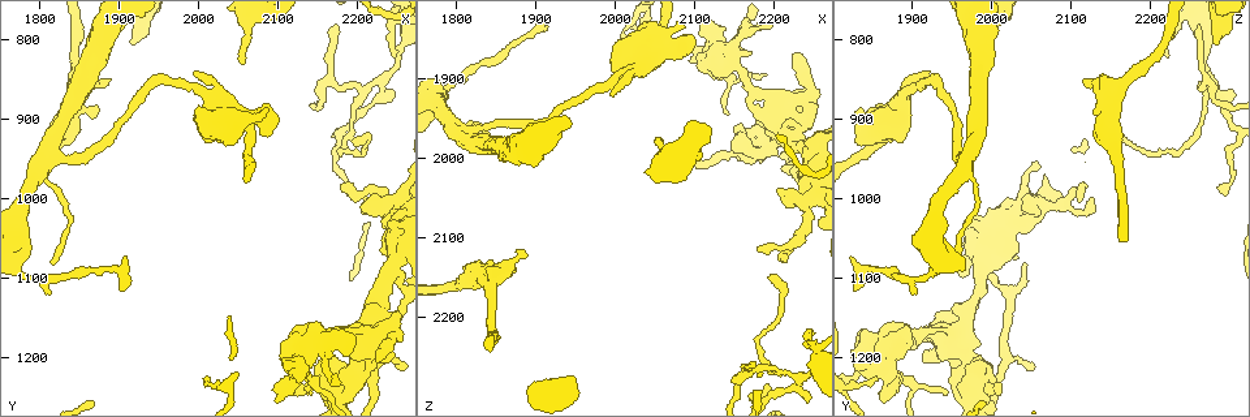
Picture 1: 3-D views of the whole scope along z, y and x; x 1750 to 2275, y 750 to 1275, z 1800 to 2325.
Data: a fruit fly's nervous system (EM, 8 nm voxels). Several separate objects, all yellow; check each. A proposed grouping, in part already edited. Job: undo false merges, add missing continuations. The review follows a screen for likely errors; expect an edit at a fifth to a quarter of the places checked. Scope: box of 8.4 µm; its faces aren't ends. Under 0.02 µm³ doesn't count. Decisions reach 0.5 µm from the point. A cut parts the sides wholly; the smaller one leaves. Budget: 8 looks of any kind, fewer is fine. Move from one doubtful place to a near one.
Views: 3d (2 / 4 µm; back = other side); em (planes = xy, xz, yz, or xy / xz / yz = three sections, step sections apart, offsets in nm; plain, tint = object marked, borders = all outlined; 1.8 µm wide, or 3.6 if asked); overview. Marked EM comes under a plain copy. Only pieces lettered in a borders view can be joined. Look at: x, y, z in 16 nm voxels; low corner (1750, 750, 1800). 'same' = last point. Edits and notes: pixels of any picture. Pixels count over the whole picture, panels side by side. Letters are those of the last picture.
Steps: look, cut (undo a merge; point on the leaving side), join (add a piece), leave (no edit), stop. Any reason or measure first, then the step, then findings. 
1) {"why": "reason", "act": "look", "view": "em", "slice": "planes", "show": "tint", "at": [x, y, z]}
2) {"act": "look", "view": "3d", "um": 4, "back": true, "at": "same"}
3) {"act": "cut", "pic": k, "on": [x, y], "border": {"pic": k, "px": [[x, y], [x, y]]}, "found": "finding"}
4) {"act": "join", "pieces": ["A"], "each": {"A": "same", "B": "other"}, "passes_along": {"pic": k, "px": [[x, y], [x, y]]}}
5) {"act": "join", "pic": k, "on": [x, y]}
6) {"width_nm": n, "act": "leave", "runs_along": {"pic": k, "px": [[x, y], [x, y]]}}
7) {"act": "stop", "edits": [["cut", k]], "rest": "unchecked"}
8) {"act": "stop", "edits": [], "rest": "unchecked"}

{"why": "three arms meet", "act": "look", "view": "3d", "um": 4, "at": [1820, 950, 1965]}

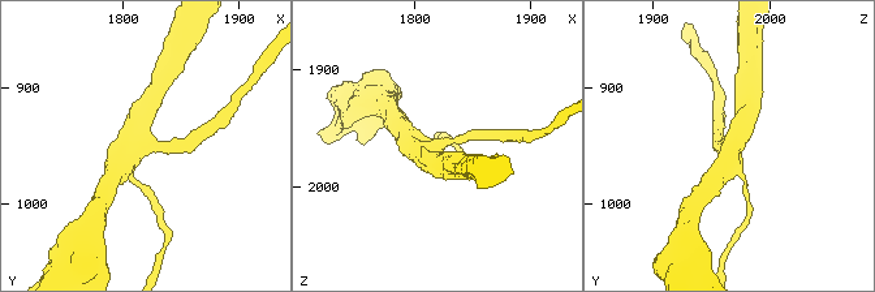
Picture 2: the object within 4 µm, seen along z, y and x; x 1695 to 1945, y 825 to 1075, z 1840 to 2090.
{"act": "look", "view": "em", "slice": "xz", "step": 8, "show": "tint", "at": [1818, 948, 1964]}

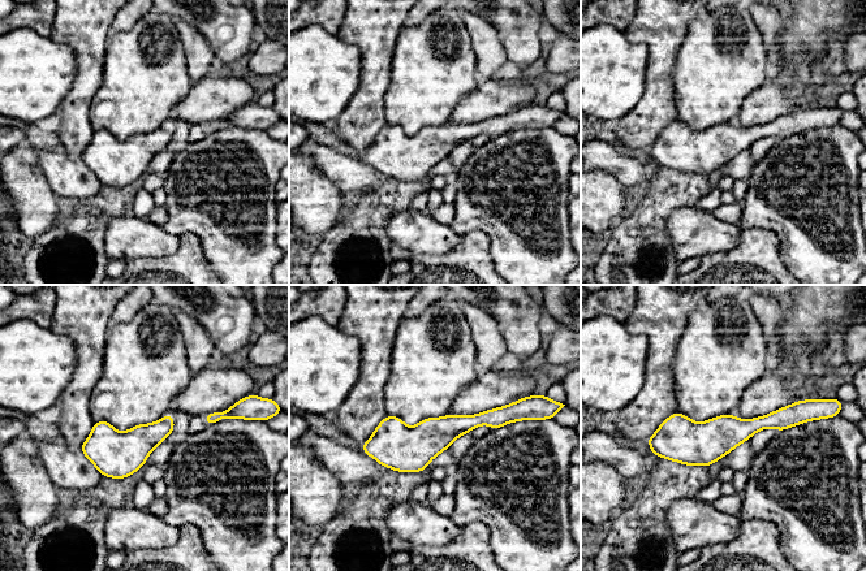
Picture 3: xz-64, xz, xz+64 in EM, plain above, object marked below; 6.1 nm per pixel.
{"why": "cut it another way", "act": "look", "view": "em", "slice": "planes", "show": "borders", "at": "same"}

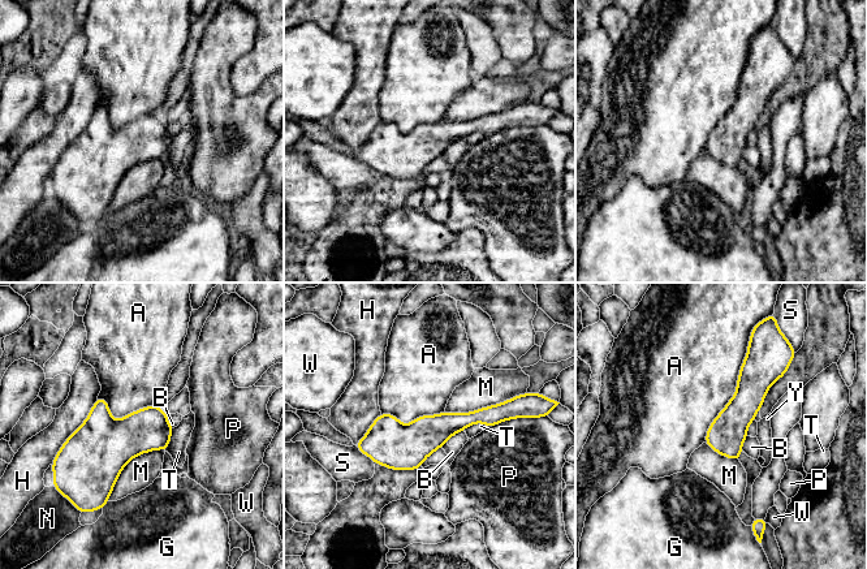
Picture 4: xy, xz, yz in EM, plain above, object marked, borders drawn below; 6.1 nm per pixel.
{"act": "leave", "each": {"A": "other", "B": "other", "G": "other", "H": "other", "M": "other", "N": "other", "P": "other", "S": "other", "T": "other", "W": "other", "Y": "other"}, "border": {"pic": 4, "px": [[749, 343], [737, 389], [703, 442]]}, "found": "one neuron here"}

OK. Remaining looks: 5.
{"why": "an open end", "act": "look", "view": "3d", "um": 2, "at": [2055, 830, 1980]}

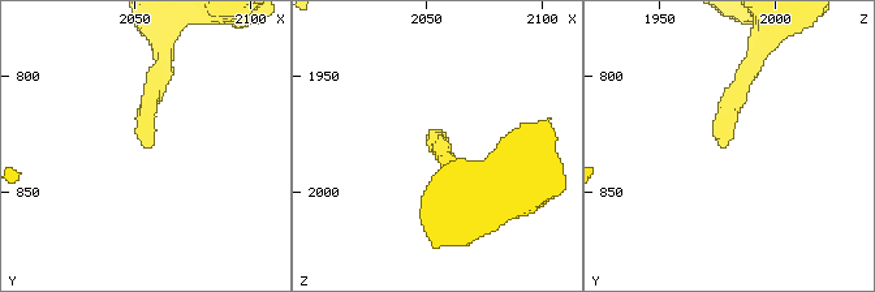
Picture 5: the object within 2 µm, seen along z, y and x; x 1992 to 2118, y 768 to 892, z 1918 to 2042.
{"act": "look", "view": "em", "slice": "planes", "show": "borders", "at": [2057, 830, 1976]}

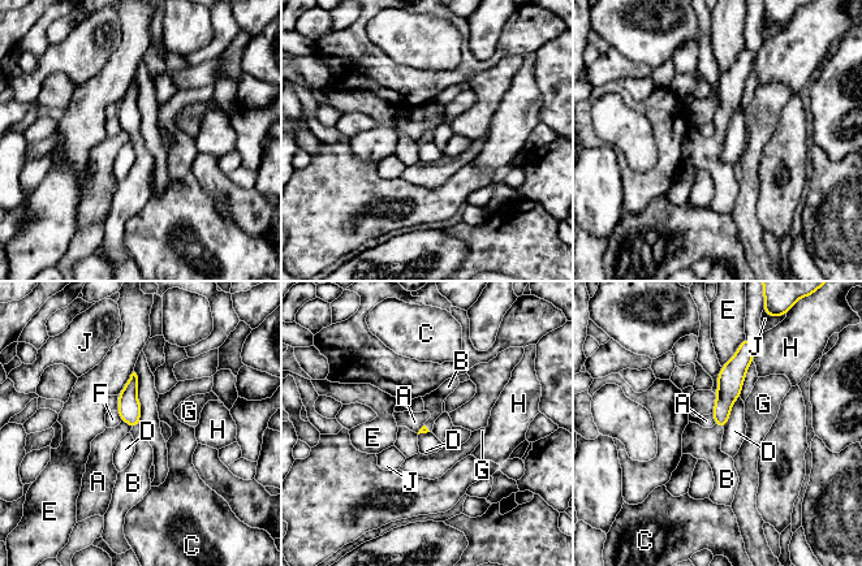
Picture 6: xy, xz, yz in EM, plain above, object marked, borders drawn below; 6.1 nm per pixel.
{"longest_contact_nm": ["D", 220], "act": "join", "pieces": ["B"], "each": {"A": "other", "B": "same", "C": "other", "D": "other", "E": "other", "F": "other", "G": "other", "H": "other", "J": "other"}, "passes_along": {"pic": 6, "px": [[729, 387], [719, 426], [701, 443]]}, "found": "the neuron continues"}

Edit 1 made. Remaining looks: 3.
{"act": "look", "view": "overview"}

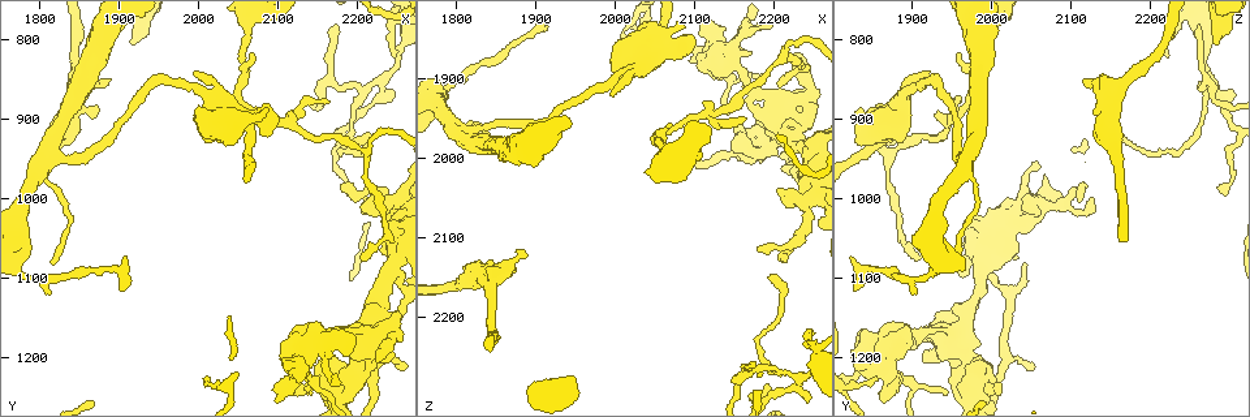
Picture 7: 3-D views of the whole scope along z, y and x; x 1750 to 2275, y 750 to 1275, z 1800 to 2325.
{"act": "look", "view": "em", "um": 3.6, "slice": "planes", "show": "tint", "at": [2050, 900, 1865]}

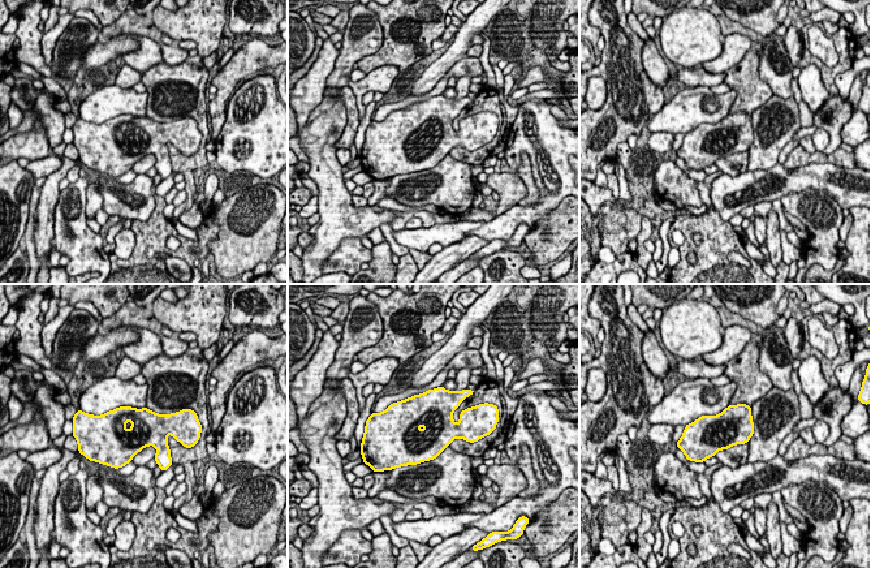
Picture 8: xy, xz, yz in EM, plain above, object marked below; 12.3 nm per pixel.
{"why": "what lies round it", "act": "look", "view": "em", "um": 3.6, "slice": "planes", "show": "borders", "at": "same"}

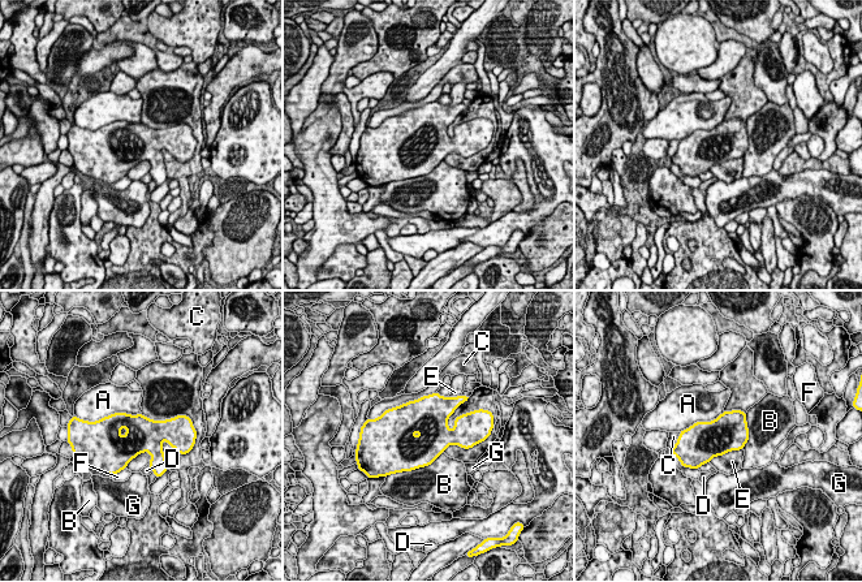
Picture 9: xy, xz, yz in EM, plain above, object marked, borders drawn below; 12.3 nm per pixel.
{"act": "leave", "each": {"A": "other", "B": "other", "C": "other", "D": "other", "E": "other", "F": "other", "G": "other"}, "border": {"pic": 9, "px": [[141, 413], [111, 413], [95, 422]]}, "found": "continuous, no second neuron"}

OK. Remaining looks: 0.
{"act": "stop", "edits": [["join", 6]], "rest": "unchecked"}

